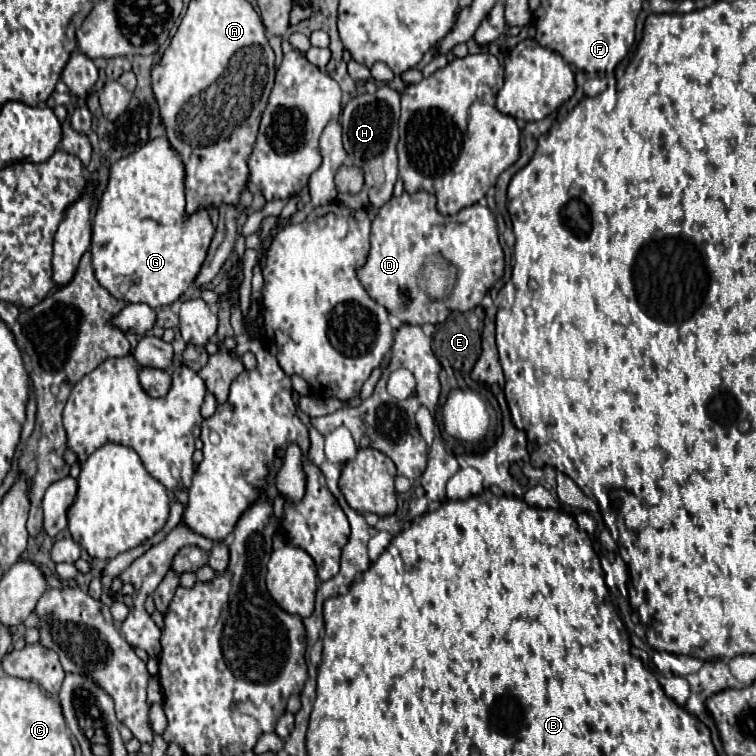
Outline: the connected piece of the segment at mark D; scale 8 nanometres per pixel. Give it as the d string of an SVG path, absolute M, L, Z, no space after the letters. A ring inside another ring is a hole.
M425 190L391 198L385 202L371 224L371 248L365 264L357 270L367 294L383 304L405 324L439 324L445 322L451 310L467 312L477 306L485 292L504 273L504 253L499 244L495 216L487 206L473 204L455 216L443 216L437 210L437 198ZM423 262L451 262L453 288L445 300L429 300L417 286L417 276Z

